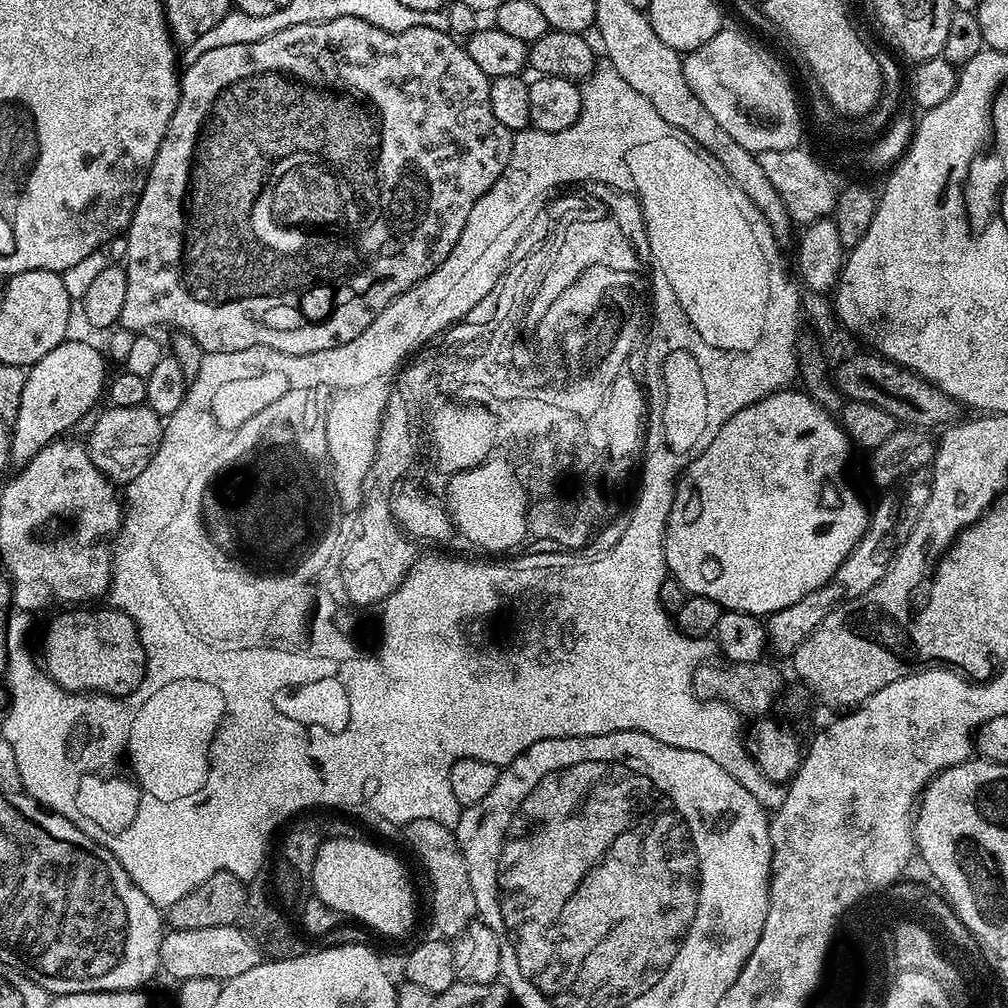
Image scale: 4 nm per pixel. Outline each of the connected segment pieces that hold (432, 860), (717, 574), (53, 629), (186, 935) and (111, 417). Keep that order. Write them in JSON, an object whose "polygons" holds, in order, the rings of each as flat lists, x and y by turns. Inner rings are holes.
{"polygons":[[[415,820,406,824,408,844,416,851,422,867,428,871,432,883,432,924,444,938,461,936,468,925,477,919,474,886,470,886,470,874,460,844,456,841,453,829,442,826,433,820]],[[781,390,771,392,766,398,738,410,714,434,714,442,706,446,701,456,696,456,684,469,677,485,676,497,668,515,668,525,664,531,664,549,666,566,671,579,677,580,687,590,689,596,710,598,720,604,721,609,729,612,745,612,761,618,767,618,773,612,786,606,794,606,798,598,806,598,810,590,818,590,842,566,847,556,851,556,854,546,862,539,870,527,868,512,860,504,840,504,840,487,844,484,844,463,848,460,850,437,844,431,839,419,803,390]],[[76,606,49,622,44,632,43,671,65,692,129,696,142,682,148,665,136,624,117,608,96,607,100,606]],[[211,924,202,926,202,930,173,928,160,937,160,967,163,975,173,976,176,982,190,978,212,978,221,982,233,980,238,978,238,974,246,974,246,970,261,960,259,948,236,924]],[[144,404,138,406,108,406,108,409,96,420,92,433,86,439,86,447,94,466,109,480,117,485,127,485,128,481,142,474,160,445,160,439,166,435,162,418,153,408]]]}

